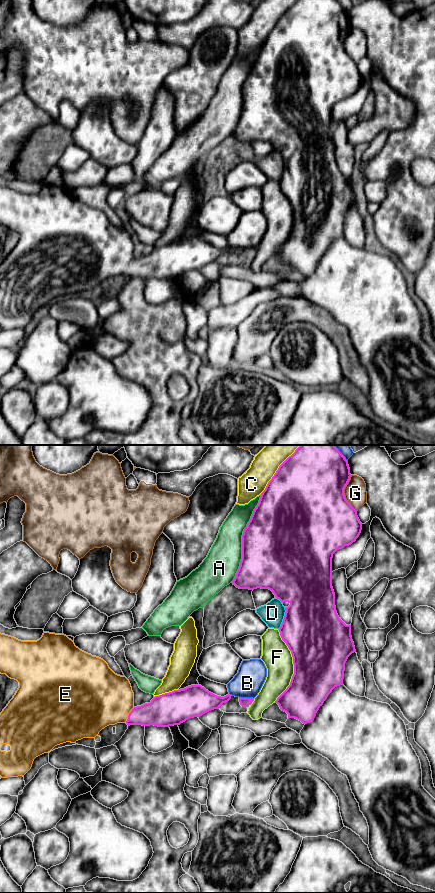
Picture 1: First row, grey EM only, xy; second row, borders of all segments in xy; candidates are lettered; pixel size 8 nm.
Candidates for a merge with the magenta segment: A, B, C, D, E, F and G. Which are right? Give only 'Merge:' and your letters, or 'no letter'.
Merge: E

